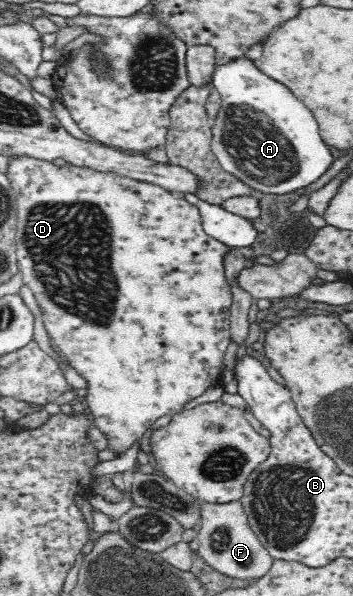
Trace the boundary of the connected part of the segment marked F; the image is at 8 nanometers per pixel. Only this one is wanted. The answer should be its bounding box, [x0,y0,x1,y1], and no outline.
[197,501,276,579]

